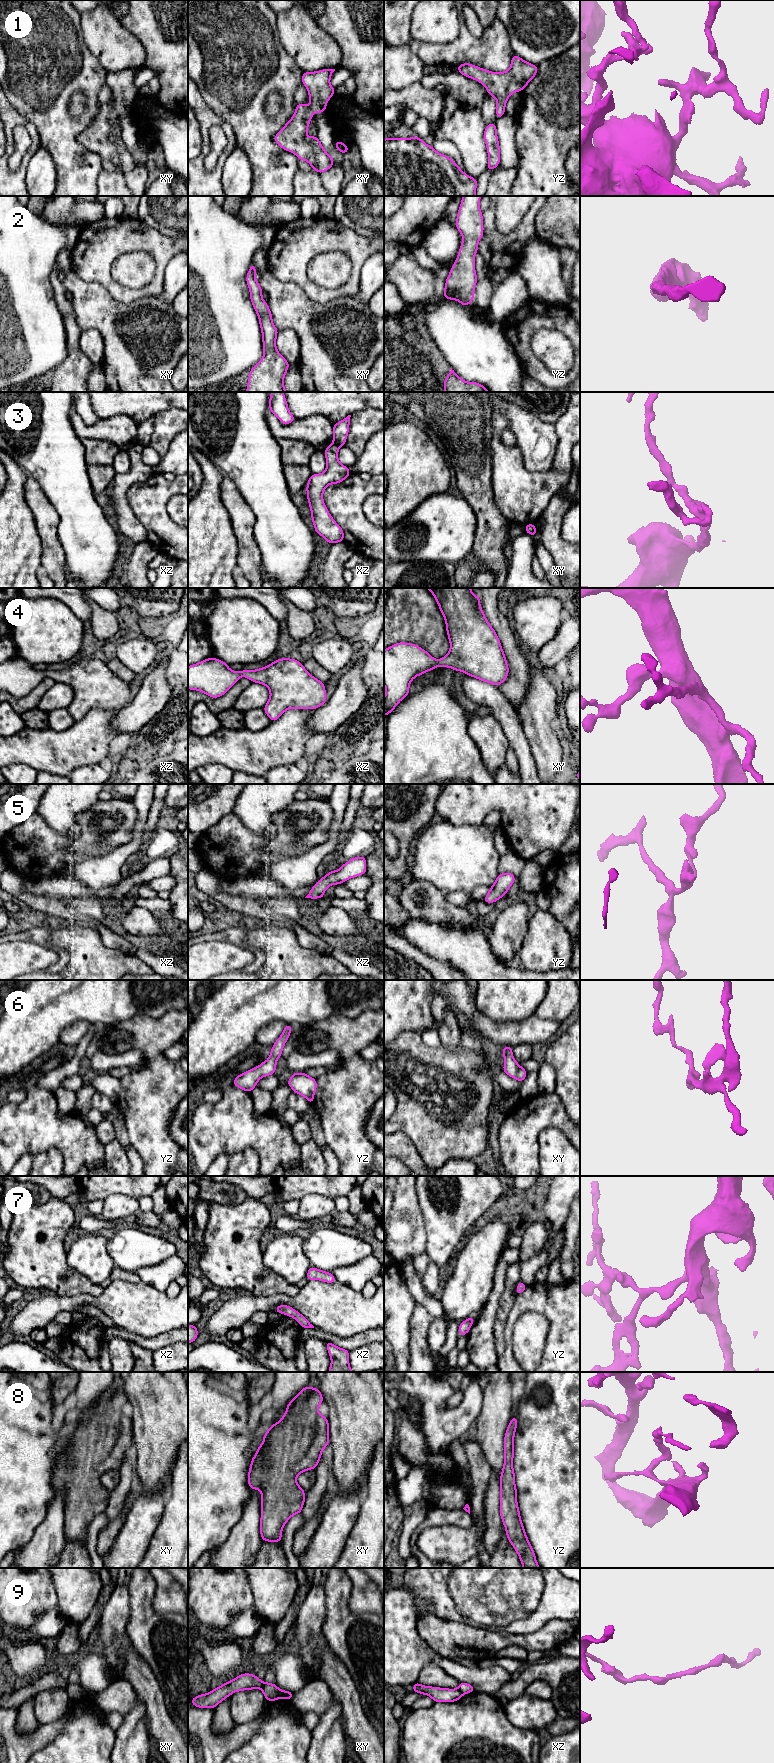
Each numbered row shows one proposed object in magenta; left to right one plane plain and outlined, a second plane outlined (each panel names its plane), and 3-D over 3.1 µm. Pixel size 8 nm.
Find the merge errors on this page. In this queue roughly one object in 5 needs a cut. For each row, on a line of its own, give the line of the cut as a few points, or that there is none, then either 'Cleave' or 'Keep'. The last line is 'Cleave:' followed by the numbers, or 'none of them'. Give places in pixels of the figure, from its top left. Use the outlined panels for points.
1: No split. Keep
2: No split. Keep
3: Split along xz (333, 442), (339, 446). Cleave
4: No split. Keep
5: No split. Keep
6: No split. Keep
7: No split. Keep
8: No split. Keep
9: Split along xy (264, 1682), (261, 1689). Cleave
Cleave: 3, 9

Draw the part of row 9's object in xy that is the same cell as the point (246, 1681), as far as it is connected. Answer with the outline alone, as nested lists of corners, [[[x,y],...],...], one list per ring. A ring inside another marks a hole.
[[[249,1673],[240,1674],[235,1679],[224,1683],[207,1694],[200,1694],[191,1698],[192,1705],[199,1708],[216,1708],[216,1706],[237,1691],[259,1688],[262,1690],[264,1682]]]

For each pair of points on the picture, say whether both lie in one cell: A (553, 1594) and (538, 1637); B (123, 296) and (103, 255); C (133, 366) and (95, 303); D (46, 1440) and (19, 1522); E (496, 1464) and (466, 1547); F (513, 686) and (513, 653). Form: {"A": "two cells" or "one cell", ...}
{"A": "two cells", "B": "one cell", "C": "one cell", "D": "one cell", "E": "two cells", "F": "one cell"}

